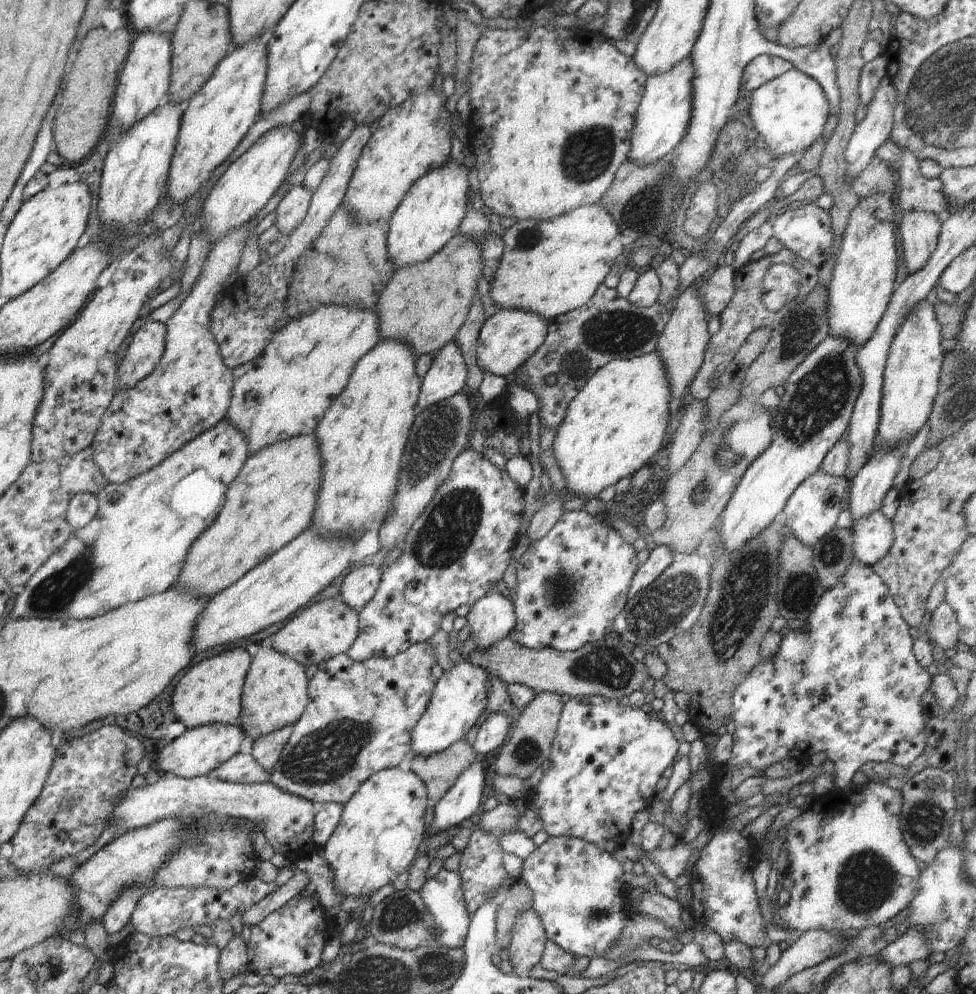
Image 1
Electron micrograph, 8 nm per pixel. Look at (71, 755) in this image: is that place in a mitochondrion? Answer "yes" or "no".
no

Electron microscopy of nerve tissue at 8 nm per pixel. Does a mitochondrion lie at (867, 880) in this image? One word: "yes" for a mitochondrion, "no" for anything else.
yes

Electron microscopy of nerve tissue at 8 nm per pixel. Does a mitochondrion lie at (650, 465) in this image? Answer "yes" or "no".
no

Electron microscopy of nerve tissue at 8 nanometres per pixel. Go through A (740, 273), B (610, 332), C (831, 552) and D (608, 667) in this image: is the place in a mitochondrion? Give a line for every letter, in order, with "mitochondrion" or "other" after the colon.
A: other
B: mitochondrion
C: mitochondrion
D: mitochondrion

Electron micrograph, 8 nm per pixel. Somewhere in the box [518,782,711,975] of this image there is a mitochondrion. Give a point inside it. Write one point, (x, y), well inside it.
(599, 914)

